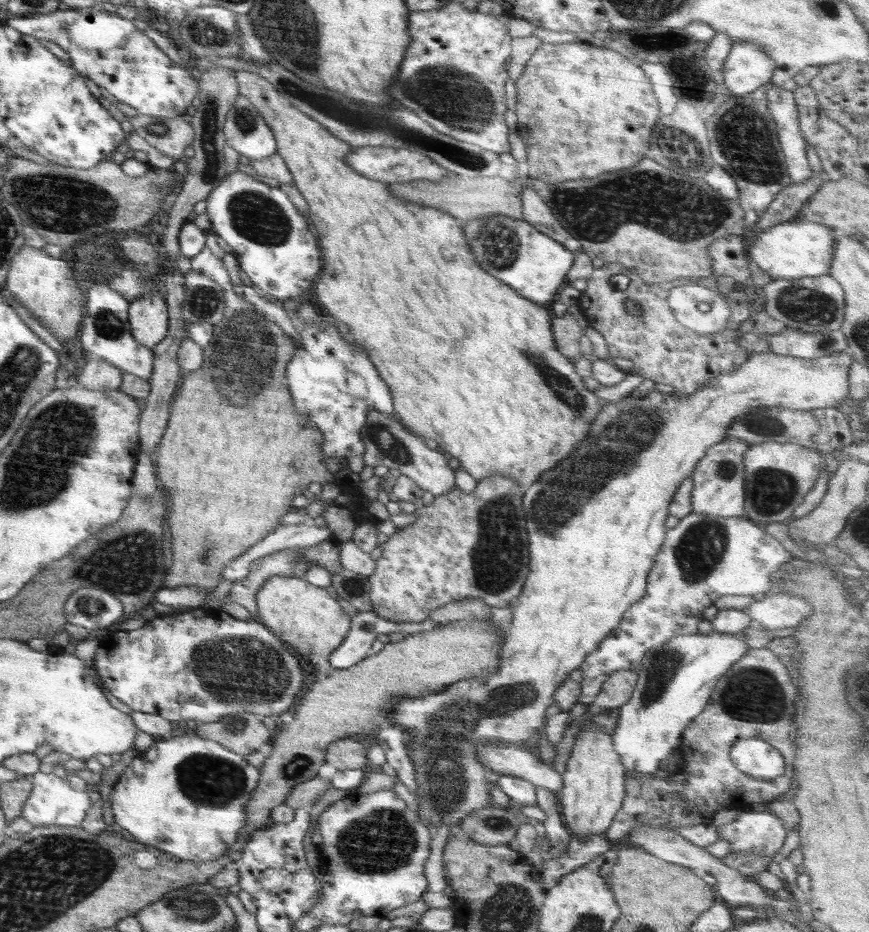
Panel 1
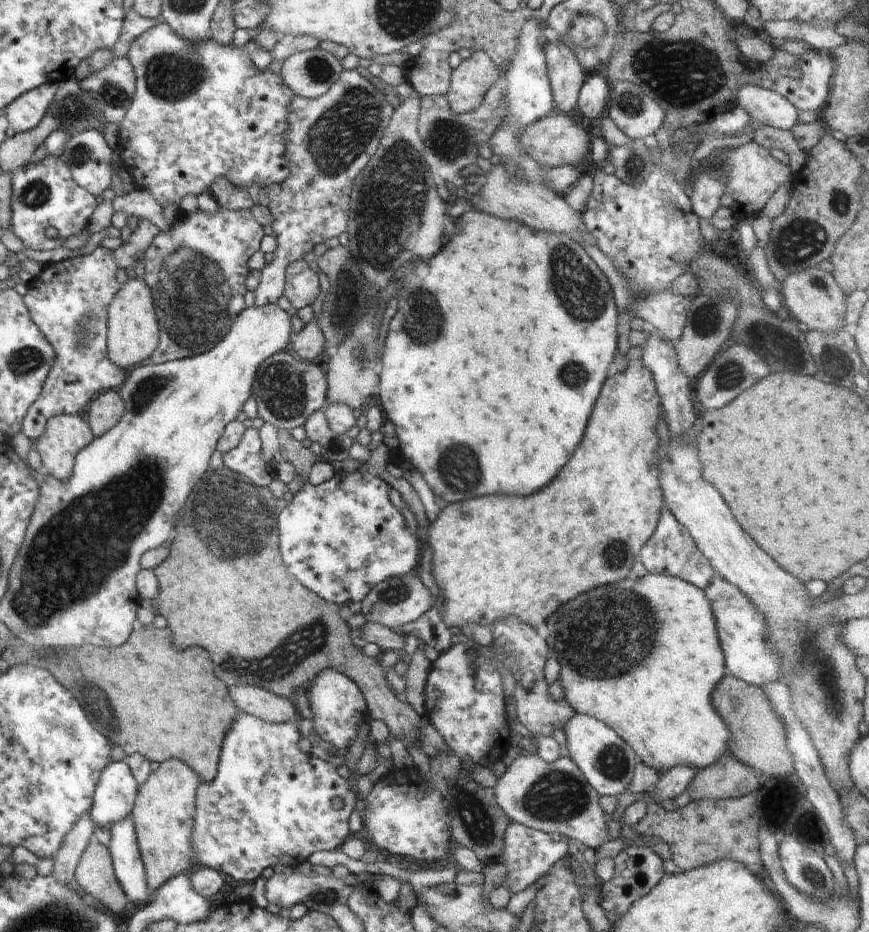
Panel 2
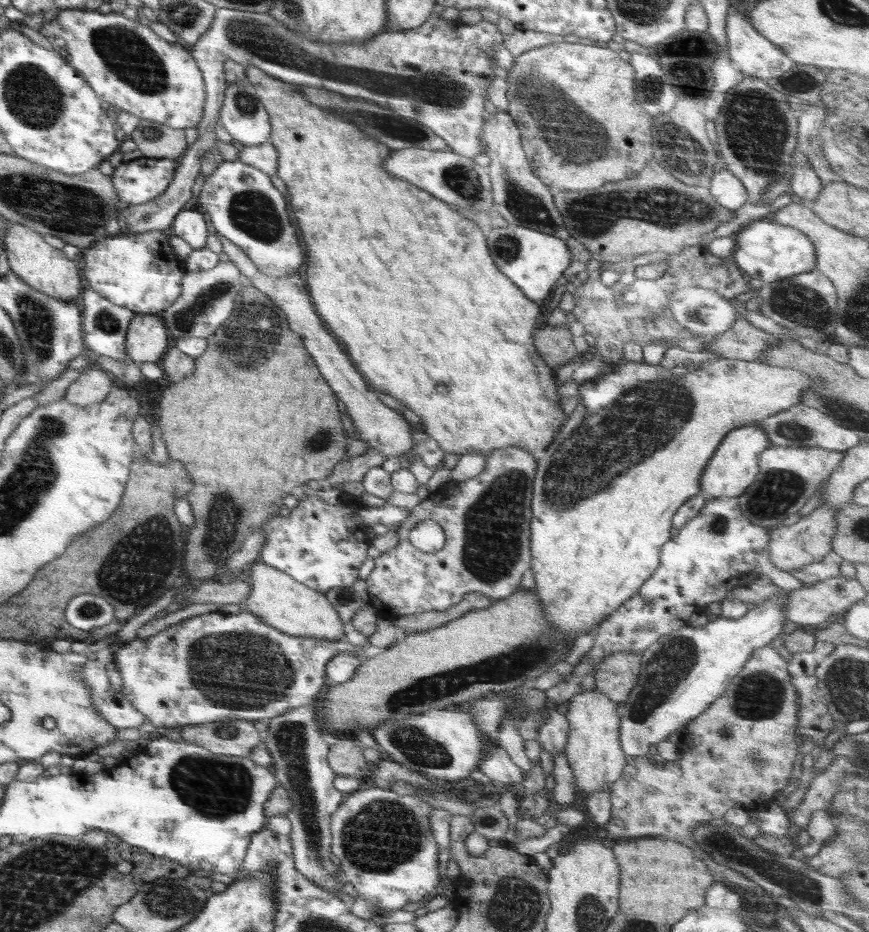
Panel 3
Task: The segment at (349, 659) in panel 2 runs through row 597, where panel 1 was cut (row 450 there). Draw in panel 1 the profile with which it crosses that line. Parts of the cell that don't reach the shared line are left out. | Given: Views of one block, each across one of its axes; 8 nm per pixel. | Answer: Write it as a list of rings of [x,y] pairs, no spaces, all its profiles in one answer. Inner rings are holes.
[[[244,312],[213,327],[212,340],[204,349],[204,362],[199,369],[184,376],[179,384],[165,434],[152,454],[155,470],[158,466],[158,478],[168,492],[168,528],[172,542],[176,542],[172,548],[172,566],[168,568],[164,586],[196,586],[201,598],[220,584],[222,570],[232,560],[276,530],[280,518],[293,509],[291,502],[294,496],[304,495],[312,482],[324,485],[334,481],[334,473],[330,474],[321,462],[325,458],[319,445],[321,433],[305,417],[297,414],[286,388],[284,370],[294,357],[294,339],[263,313],[257,312]],[[234,378],[240,382],[234,382]],[[250,464],[254,464],[256,470],[246,470]],[[196,528],[206,530],[196,536]]]

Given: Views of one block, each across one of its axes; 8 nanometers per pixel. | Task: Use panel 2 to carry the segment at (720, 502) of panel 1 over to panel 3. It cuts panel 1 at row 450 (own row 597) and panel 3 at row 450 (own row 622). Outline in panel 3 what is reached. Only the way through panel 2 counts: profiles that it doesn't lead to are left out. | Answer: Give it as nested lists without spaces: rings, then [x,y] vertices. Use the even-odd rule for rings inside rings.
[[[756,422],[750,424],[750,426],[736,428],[736,430],[728,432],[708,465],[706,465],[706,469],[702,472],[700,492],[706,496],[706,499],[739,497],[756,479],[758,457],[760,457],[761,452],[764,452],[770,446],[770,440],[768,440],[766,432]]]

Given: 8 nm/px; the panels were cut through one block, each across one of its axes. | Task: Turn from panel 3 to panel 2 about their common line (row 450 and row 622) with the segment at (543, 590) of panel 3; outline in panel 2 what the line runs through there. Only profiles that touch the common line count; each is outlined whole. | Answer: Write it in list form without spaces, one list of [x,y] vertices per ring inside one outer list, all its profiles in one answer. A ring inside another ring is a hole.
[[[648,573],[642,577],[628,576],[618,584],[602,586],[598,590],[594,588],[590,592],[584,592],[584,594],[572,598],[564,606],[560,606],[545,622],[546,630],[548,630],[548,637],[545,641],[552,650],[552,656],[556,657],[561,666],[559,681],[564,691],[564,700],[573,708],[574,712],[589,714],[610,726],[634,750],[640,762],[652,767],[658,773],[666,772],[673,766],[678,765],[693,766],[700,770],[700,768],[716,762],[727,752],[730,731],[711,703],[712,691],[724,676],[725,656],[717,633],[712,605],[706,596],[705,590],[700,590],[696,586],[688,584],[685,580],[667,574]]]

